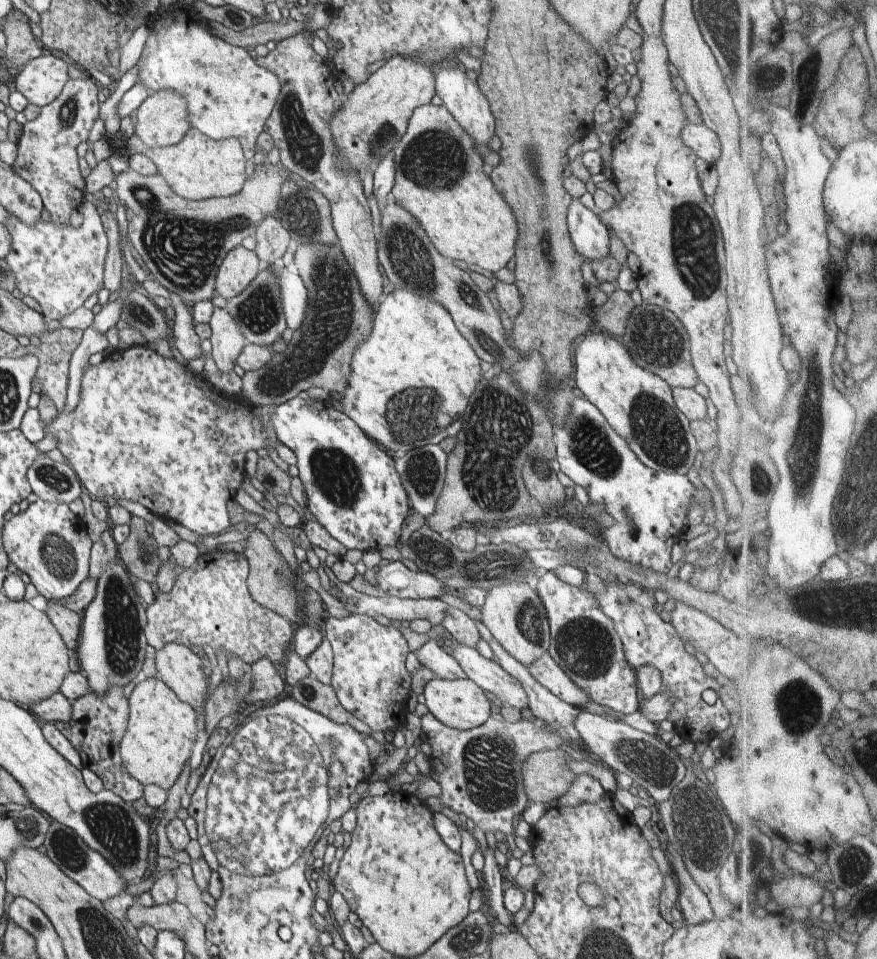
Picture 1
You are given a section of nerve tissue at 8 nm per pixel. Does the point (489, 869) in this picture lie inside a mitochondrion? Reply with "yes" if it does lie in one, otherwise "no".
no

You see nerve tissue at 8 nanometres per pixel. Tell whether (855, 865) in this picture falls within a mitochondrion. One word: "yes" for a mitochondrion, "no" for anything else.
yes

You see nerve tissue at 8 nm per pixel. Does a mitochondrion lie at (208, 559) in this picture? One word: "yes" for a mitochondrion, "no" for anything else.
no

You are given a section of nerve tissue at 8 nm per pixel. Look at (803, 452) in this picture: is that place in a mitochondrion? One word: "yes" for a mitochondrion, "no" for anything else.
yes

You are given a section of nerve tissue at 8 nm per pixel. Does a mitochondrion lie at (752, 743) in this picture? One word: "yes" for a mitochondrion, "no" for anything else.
no

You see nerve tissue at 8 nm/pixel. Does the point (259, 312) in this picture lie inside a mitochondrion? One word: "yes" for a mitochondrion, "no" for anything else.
yes

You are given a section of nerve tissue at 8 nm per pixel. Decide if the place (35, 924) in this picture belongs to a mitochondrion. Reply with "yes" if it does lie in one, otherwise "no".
yes

